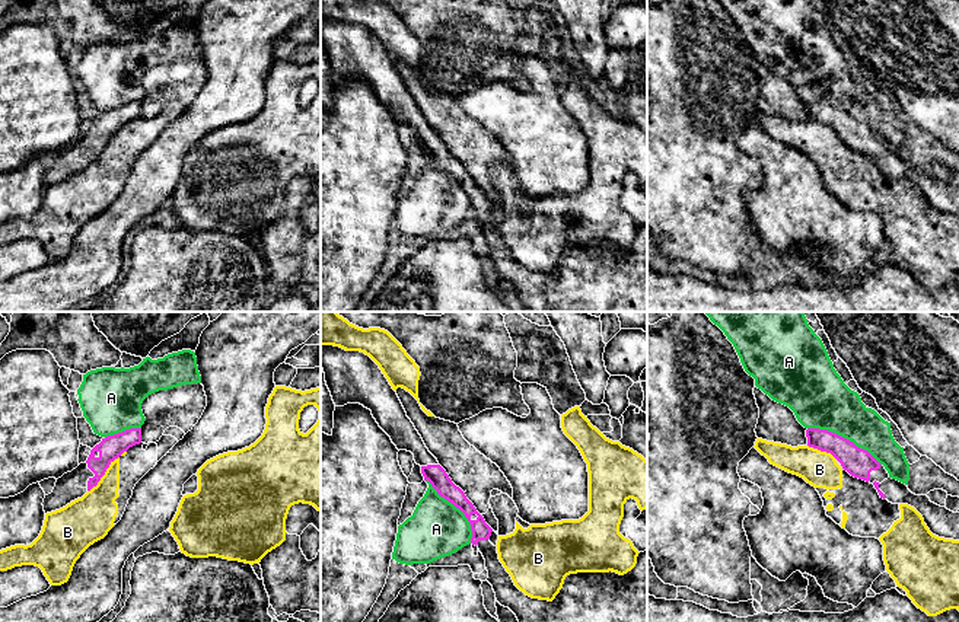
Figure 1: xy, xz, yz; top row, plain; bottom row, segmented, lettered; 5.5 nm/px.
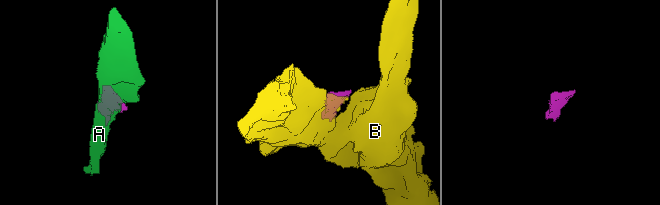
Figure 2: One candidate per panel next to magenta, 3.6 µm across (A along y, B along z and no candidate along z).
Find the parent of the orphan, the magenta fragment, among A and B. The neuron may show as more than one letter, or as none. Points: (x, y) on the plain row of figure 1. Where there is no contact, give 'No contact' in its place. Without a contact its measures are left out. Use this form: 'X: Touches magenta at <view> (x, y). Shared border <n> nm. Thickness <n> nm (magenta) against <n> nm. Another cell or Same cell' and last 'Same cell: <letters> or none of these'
A: Touches magenta at yz (843, 111). Shared border 460 nm. Thickness 160 nm (magenta) against 320 nm. Another cell
B: Touches magenta at xy (105, 144). Shared border 320 nm. Thickness 140 nm (magenta) against 240 nm. Another cell
Same cell: none of these

